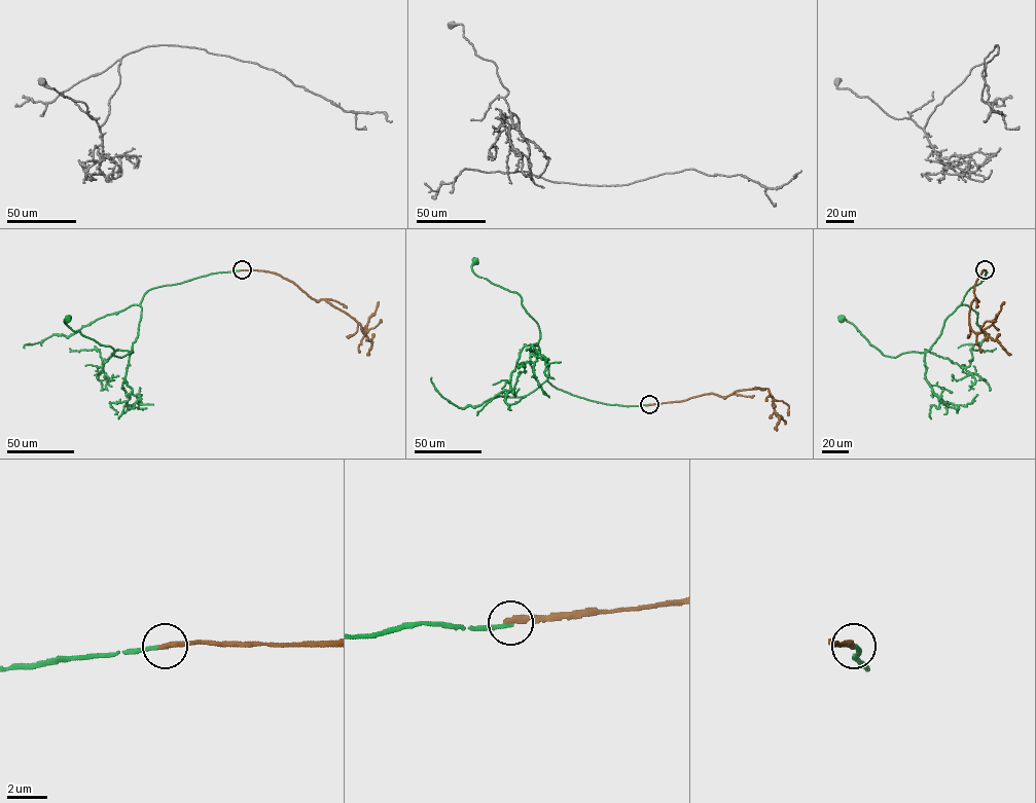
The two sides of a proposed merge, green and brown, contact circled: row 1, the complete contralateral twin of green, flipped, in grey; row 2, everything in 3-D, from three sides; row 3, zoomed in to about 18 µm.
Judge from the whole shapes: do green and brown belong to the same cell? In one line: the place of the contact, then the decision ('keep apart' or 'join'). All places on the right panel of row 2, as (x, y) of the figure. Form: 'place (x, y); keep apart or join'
place (985, 269); keep apart

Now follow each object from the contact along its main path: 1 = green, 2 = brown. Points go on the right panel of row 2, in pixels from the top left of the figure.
1: (985, 270), (981, 282), (969, 289), (924, 353), (884, 355), (841, 318)
2: (985, 270), (974, 288), (977, 300), (971, 302), (970, 328), (978, 333), (989, 327), (1004, 301)

